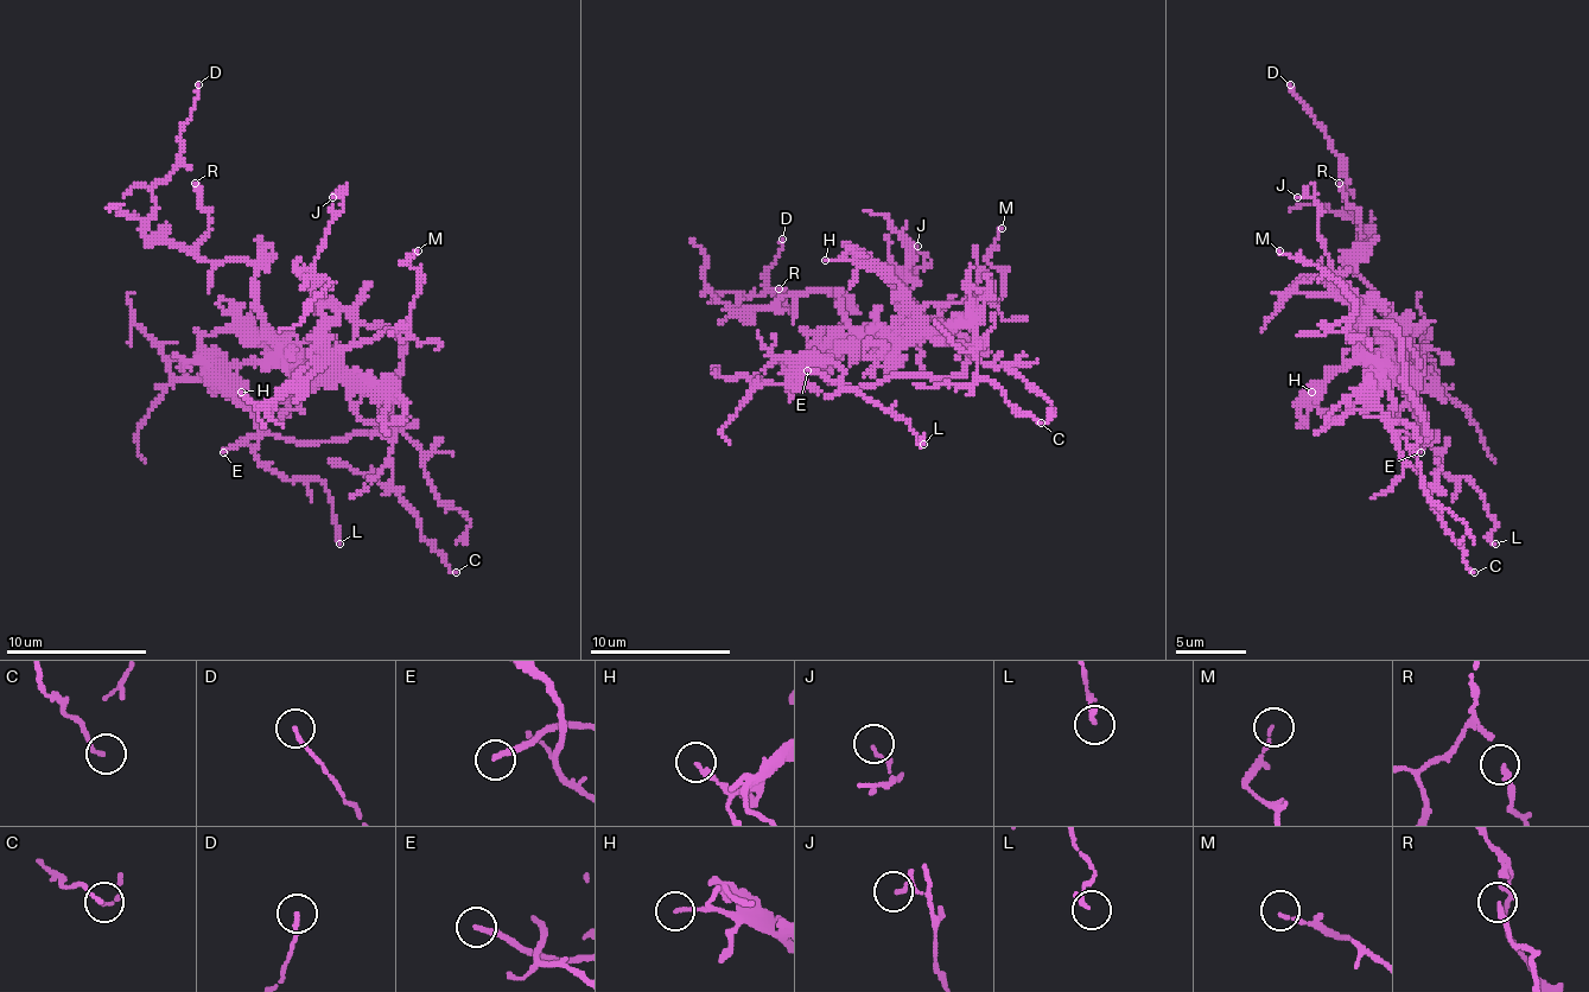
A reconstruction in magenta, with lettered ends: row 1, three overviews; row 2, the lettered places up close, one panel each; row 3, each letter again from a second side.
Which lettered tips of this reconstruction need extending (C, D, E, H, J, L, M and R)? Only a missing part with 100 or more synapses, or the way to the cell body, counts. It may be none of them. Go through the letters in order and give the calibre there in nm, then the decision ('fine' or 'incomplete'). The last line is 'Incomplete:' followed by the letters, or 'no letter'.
C: calibre 120 nm; fine
D: calibre 130 nm; fine
E: calibre 200 nm; incomplete
H: calibre 160 nm; fine
J: calibre 90 nm; fine
L: calibre 150 nm; fine
M: calibre 120 nm; fine
R: calibre 140 nm; fine
Incomplete: E

